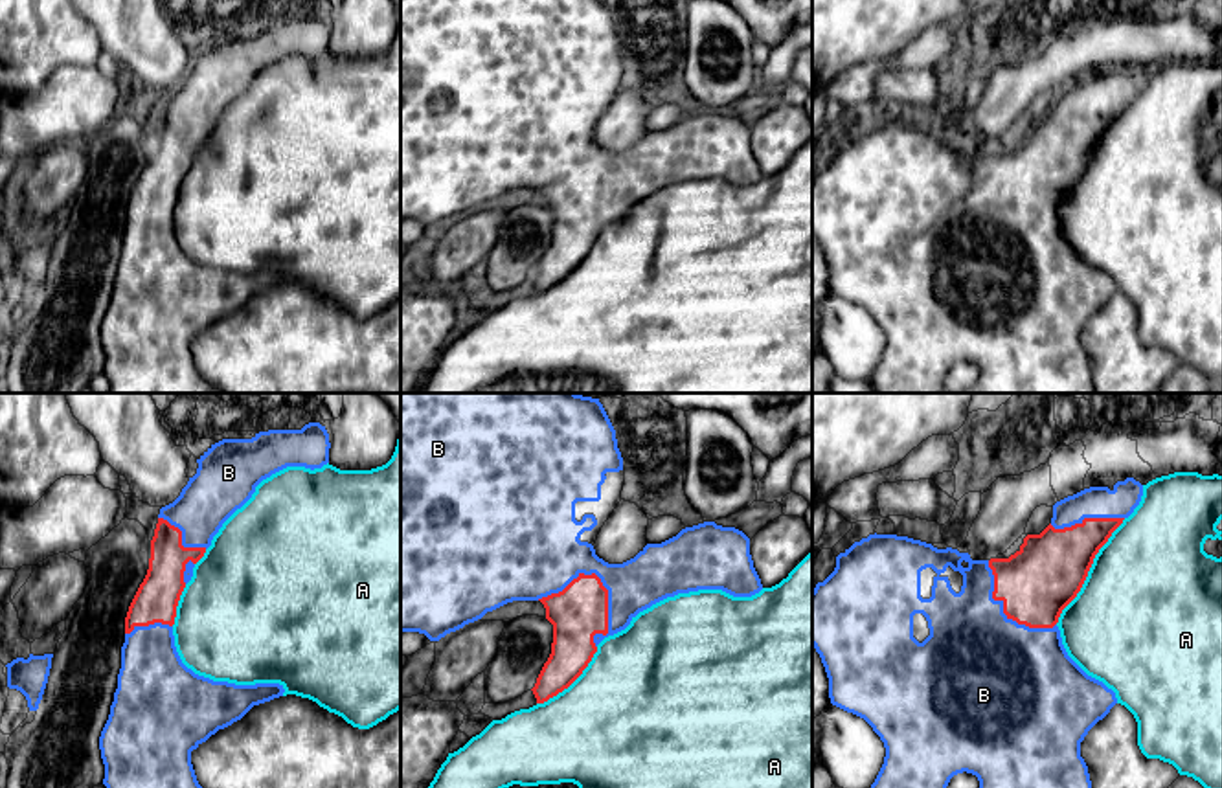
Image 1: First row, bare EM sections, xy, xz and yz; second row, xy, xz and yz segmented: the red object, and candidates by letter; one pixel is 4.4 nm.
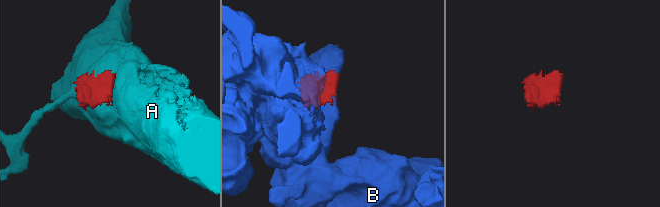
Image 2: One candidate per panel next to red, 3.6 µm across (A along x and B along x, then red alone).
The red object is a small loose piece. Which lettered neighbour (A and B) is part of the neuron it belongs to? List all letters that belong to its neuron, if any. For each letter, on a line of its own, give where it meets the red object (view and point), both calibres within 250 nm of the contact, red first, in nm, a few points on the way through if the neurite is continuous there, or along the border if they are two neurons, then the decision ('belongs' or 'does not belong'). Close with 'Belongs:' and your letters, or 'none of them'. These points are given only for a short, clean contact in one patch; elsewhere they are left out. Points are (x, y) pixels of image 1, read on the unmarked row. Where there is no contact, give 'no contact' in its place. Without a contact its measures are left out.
A: yz (1088, 158) | 320/500 nm | does not belong
B: xz (596, 164) | 240/340 nm | belongs
Belongs: B

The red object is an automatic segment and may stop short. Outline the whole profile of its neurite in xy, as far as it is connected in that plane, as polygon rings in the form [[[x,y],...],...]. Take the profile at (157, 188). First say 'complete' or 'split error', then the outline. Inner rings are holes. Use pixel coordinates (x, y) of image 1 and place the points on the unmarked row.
split error | [[[309,11],[301,18],[259,20],[252,28],[222,28],[197,48],[197,62],[180,84],[160,97],[149,158],[125,206],[118,277],[99,325],[110,393],[221,393],[198,373],[191,340],[241,309],[254,294],[283,285],[285,277],[279,272],[213,270],[187,257],[175,235],[176,195],[195,152],[255,75],[287,55],[322,57],[329,51],[329,37],[329,22],[320,11]]]

